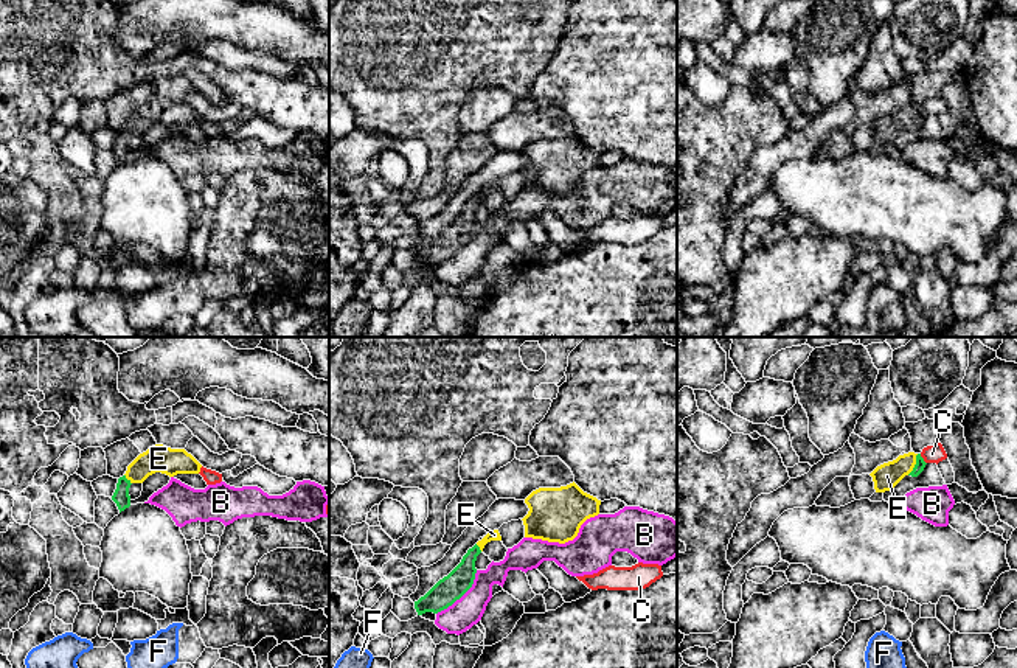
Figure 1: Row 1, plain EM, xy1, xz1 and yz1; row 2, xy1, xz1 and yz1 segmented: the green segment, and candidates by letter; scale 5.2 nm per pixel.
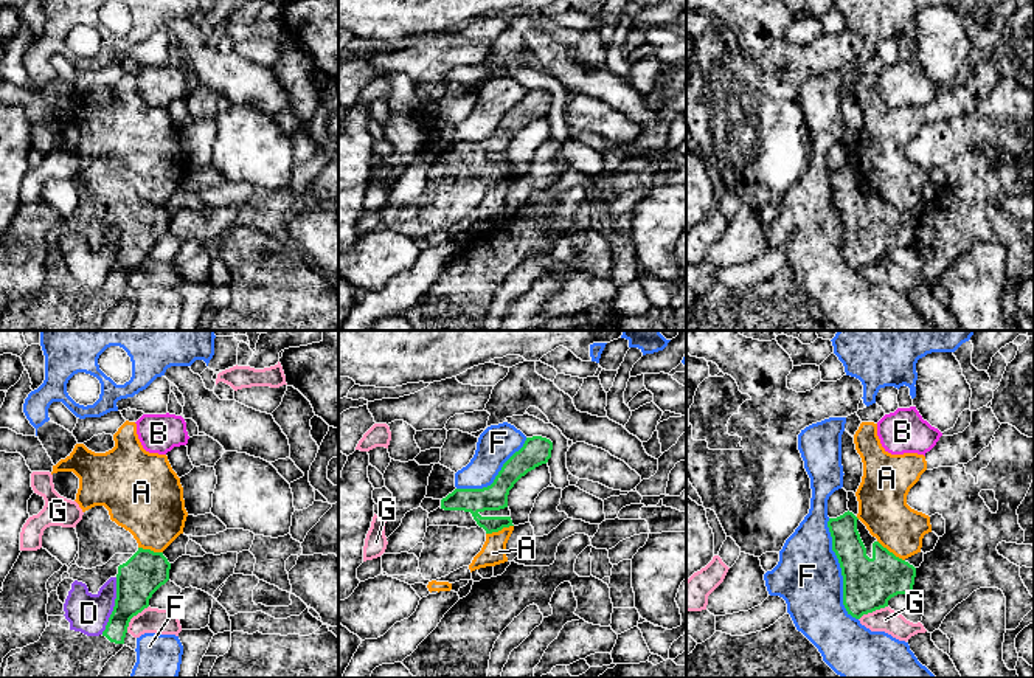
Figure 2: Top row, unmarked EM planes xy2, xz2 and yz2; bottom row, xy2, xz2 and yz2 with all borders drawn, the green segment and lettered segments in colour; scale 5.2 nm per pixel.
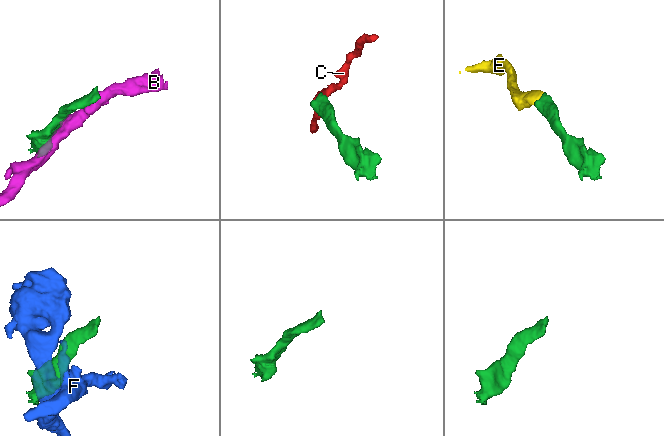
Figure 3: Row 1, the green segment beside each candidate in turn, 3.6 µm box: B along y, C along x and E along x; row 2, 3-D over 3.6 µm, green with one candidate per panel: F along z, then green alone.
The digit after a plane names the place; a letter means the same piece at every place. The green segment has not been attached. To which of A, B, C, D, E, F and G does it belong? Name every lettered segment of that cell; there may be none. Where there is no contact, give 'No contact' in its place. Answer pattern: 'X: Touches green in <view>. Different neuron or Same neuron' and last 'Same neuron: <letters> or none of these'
A: Touches green in xz2. Different neuron
B: Touches green in xz1. Different neuron
C: Touches green in yz1. Different neuron
D: Touches green in xy2. Different neuron
E: Touches green in yz1. Same neuron
F: Touches green in yz2. Different neuron
G: Touches green in xy2. Different neuron
Same neuron: E

